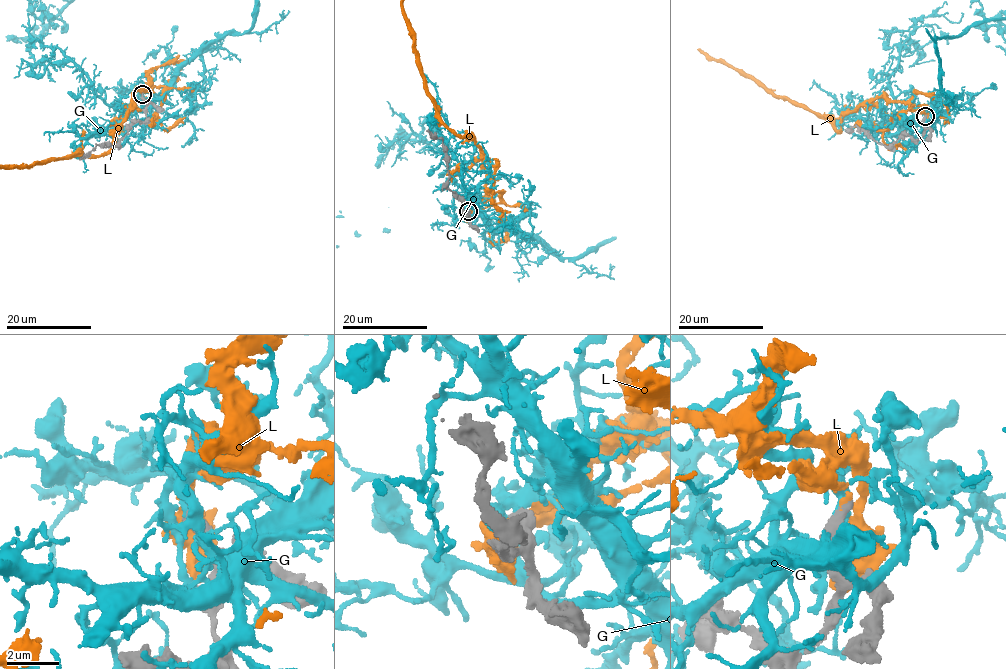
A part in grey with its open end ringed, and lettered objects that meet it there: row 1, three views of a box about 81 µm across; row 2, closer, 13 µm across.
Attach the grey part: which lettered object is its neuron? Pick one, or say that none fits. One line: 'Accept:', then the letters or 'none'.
Accept: L

